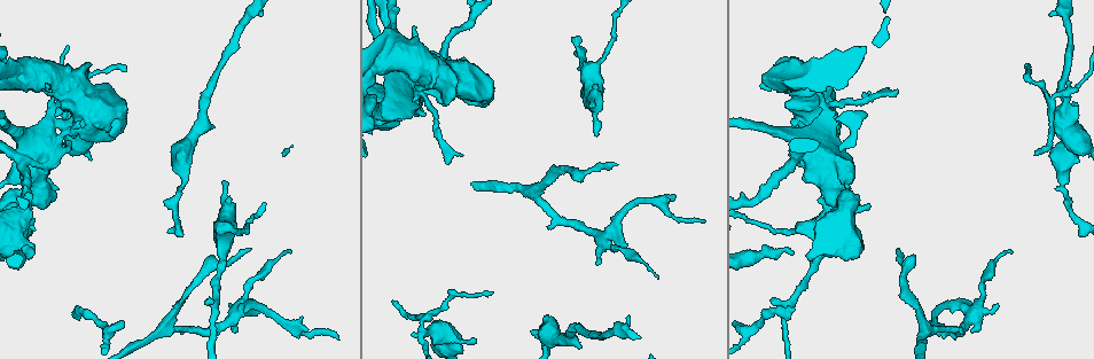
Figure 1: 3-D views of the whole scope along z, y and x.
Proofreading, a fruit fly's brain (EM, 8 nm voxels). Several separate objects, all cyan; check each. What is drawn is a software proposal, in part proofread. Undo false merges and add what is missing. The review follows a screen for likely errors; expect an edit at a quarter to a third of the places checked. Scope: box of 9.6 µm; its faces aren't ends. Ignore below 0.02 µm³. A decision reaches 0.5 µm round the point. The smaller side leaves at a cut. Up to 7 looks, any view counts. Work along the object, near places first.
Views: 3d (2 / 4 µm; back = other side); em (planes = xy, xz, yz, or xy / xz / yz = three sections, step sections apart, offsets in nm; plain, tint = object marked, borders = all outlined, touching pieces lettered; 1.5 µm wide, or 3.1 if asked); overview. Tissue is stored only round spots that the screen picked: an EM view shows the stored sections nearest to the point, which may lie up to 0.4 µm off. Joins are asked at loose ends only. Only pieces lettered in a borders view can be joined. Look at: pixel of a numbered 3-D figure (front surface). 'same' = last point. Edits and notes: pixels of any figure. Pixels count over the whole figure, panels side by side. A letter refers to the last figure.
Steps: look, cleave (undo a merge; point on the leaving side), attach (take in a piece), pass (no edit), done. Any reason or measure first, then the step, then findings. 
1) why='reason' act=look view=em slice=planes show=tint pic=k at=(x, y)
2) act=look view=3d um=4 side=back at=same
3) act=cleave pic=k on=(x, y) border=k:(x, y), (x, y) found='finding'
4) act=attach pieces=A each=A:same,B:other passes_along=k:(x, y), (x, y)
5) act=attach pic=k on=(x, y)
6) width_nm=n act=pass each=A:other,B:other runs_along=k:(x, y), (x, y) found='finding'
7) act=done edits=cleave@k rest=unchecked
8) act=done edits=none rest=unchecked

why='calibre changes' act=look view=em slice=xz step=8 show=borders pic=1 at=(53, 102)

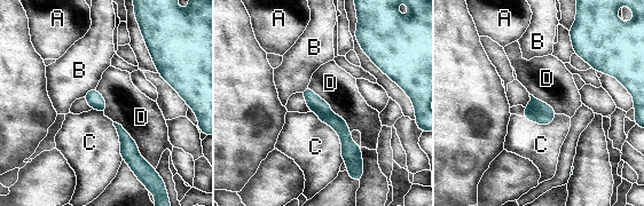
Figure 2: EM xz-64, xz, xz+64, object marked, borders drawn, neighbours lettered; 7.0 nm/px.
width_nm=110 longest_contact=D:440nm act=cleave pic=2 on=(534, 103) each=A:other,B:other,C:other,D:other found='a second cell is stuck on'

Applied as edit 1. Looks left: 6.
why='arms part here' act=look view=3d um=2 pic=1 at=(603, 243)

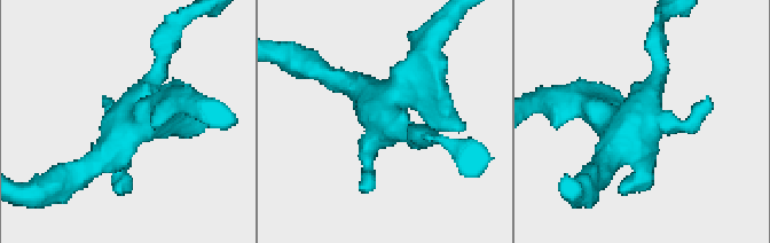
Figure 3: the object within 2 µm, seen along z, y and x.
why='shape alone is not enough' act=look view=em slice=xy step=4 show=tint pic=3 at=(126, 129)

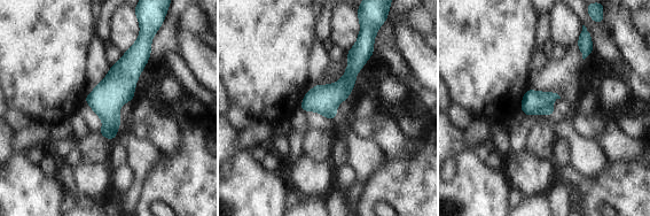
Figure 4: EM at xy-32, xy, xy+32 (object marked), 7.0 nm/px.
why='cut it another way' act=look view=em slice=planes show=borders at=same

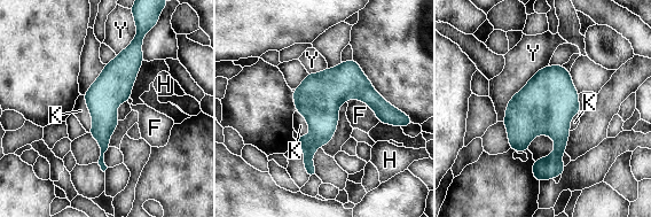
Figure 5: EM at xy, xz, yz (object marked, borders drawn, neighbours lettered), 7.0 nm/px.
act=pass each=F:other,H:other,K:other,Y:other border=5:(346, 101), (362, 100), (379, 121) found='continuous, no second cell'

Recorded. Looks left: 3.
why='tapers out' act=look view=3d um=2 side=back pic=1 at=(954, 340)

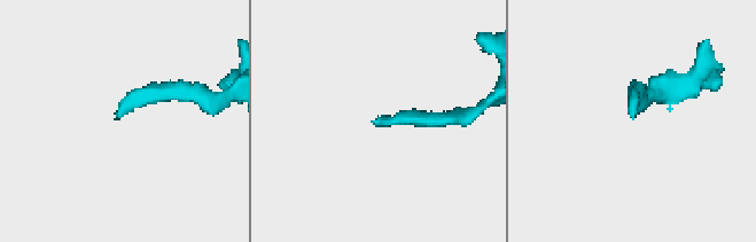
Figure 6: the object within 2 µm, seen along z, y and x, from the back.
act=look view=em slice=planes show=borders pic=6 at=(116, 117)

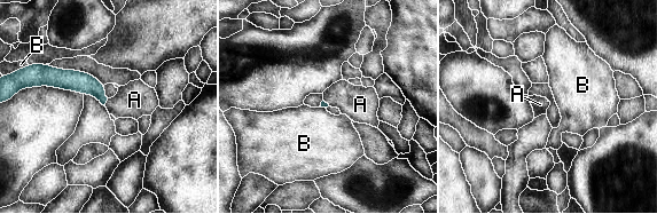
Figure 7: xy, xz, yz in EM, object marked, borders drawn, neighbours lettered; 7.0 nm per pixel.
act=attach pic=7 on=(134, 100) each=A:same,B:other passes_along=7:(83, 82), (106, 102), (134, 100) found='the cell continues'

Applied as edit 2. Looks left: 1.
act=done edits=cleave@2,attach@7 rest=unchecked

